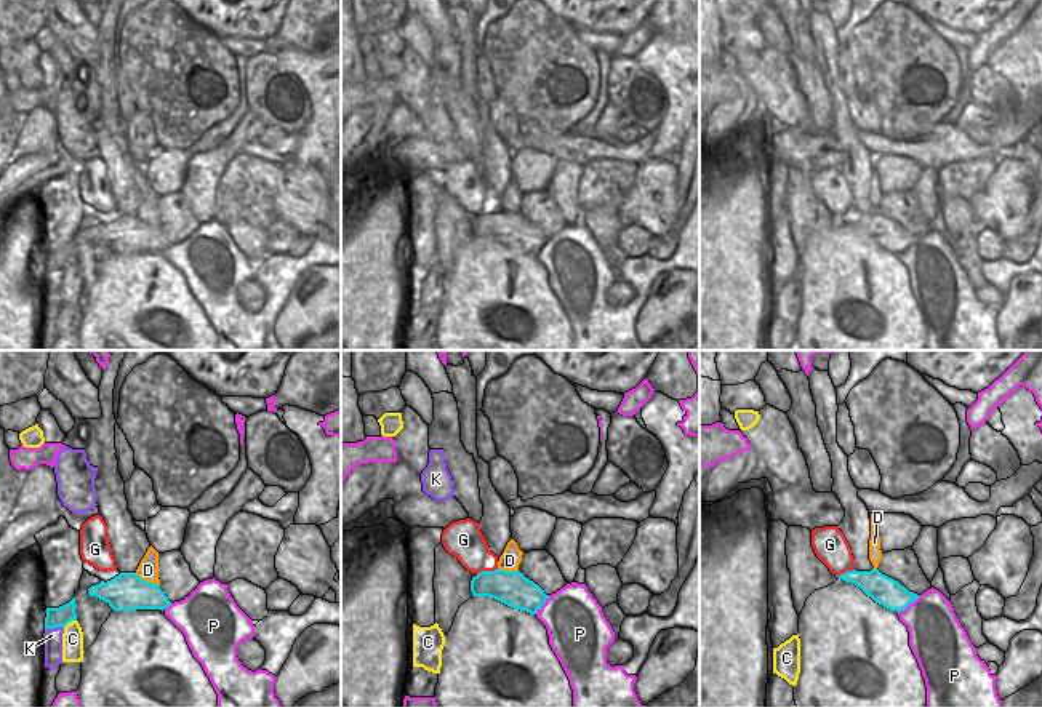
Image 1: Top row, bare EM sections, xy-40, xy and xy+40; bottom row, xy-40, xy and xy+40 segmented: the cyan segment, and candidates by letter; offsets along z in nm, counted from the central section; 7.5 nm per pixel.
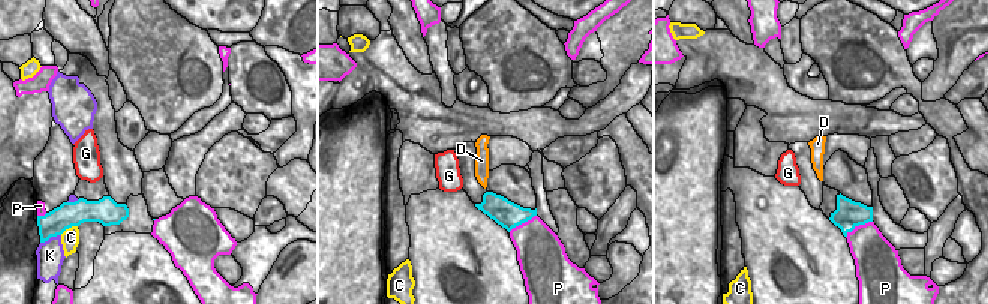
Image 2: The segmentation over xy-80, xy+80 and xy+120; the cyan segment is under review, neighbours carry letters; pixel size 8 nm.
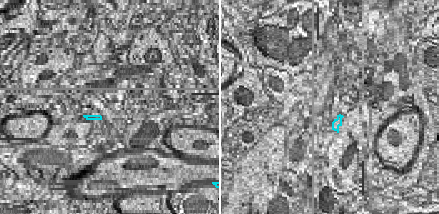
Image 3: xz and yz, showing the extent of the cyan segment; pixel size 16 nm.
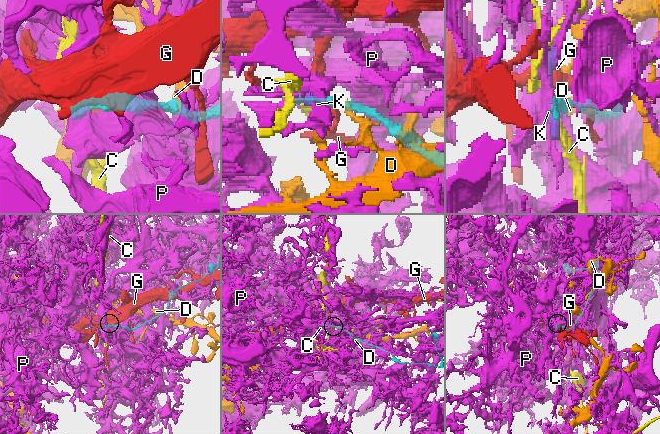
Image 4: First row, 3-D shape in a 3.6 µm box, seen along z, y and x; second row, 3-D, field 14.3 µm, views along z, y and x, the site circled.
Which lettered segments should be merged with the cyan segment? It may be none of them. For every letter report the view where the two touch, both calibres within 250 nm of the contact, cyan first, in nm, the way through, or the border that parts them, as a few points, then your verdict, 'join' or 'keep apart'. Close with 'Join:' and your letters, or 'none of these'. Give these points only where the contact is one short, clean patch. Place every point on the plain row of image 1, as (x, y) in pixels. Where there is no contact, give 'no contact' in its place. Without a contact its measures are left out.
C: contact in xy-40; calibres 150 and 170 nm; border xy-40 (76, 261), (64, 269); keep apart
D: contact in xy-40; calibres 280 and 160 nm; keep apart
G: contact in xy; calibres 260 and 260 nm; border xy (498, 210), (477, 216); keep apart
K: contact in xy-40; calibres 150 and 140 nm; border xy-40 (63, 267), (45, 272); keep apart
P: contact in xy+40; calibres 220 and 380 nm; keep apart
Join: none of these

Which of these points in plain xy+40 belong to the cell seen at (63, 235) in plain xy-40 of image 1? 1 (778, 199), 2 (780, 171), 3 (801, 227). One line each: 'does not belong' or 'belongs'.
1: belongs
2: belongs
3: does not belong

